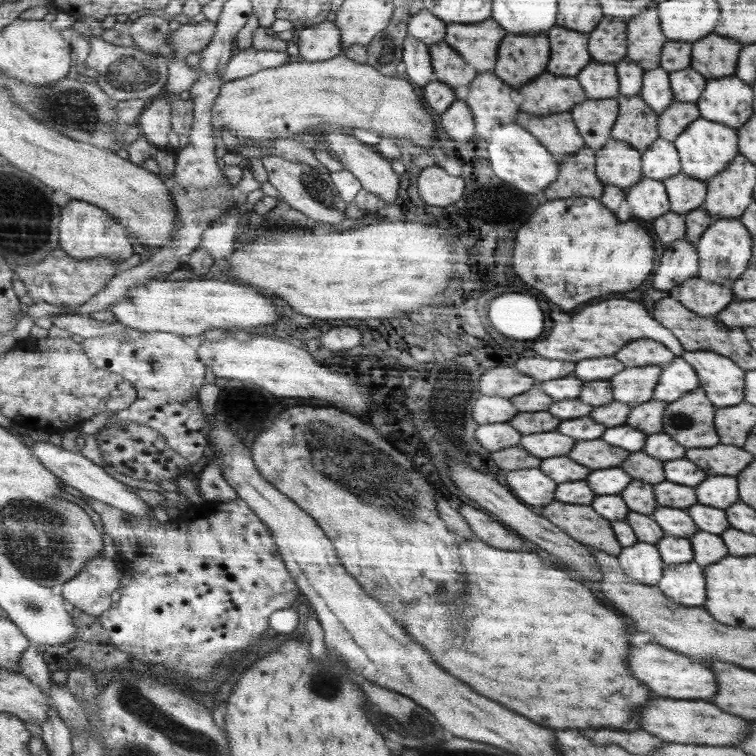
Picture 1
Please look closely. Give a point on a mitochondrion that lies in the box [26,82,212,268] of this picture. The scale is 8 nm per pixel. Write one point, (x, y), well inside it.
(73, 108)

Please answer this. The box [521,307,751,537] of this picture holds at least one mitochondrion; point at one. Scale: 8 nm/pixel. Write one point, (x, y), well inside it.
(683, 420)

